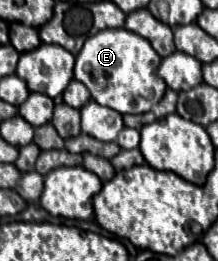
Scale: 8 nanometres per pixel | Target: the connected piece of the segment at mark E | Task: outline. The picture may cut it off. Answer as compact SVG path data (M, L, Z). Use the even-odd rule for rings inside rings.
M105 29L89 37L75 59L75 79L81 81L91 97L117 113L147 113L165 95L165 81L157 75L161 57L151 43L127 29Z

